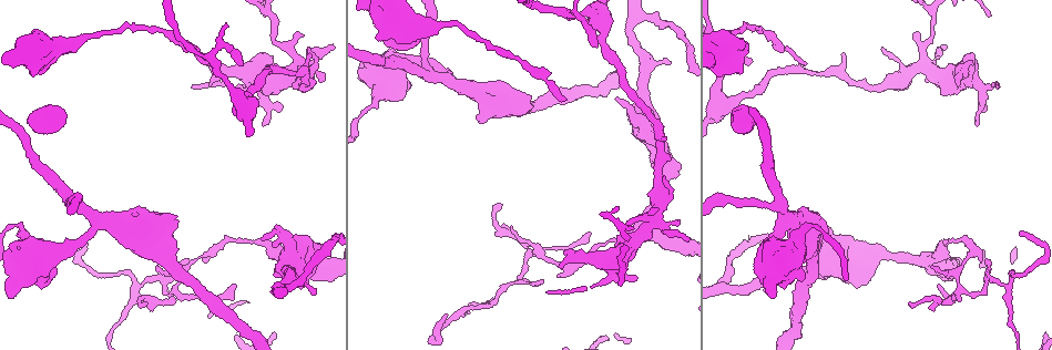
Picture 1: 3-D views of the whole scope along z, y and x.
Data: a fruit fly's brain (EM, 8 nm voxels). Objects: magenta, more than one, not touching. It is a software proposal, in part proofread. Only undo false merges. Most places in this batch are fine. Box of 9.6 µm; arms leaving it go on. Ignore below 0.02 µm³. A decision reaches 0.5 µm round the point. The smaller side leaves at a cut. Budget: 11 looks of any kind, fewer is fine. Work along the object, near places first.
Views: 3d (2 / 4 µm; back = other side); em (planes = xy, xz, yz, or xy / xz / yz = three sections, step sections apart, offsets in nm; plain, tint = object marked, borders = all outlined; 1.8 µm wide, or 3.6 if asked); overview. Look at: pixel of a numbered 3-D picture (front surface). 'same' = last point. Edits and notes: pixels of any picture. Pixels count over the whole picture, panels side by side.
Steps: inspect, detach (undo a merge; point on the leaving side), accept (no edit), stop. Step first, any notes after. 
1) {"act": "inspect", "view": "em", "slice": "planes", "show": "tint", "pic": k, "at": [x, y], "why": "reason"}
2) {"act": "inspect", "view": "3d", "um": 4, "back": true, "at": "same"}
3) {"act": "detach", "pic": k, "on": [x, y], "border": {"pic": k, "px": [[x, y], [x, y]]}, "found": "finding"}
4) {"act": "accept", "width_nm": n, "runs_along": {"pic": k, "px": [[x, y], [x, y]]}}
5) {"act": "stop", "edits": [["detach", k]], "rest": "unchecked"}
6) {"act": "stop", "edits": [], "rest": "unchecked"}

{"act": "inspect", "view": "em", "um": 3.6, "slice": "planes", "show": "tint", "pic": 1, "at": [175, 288], "why": "sharp bend"}

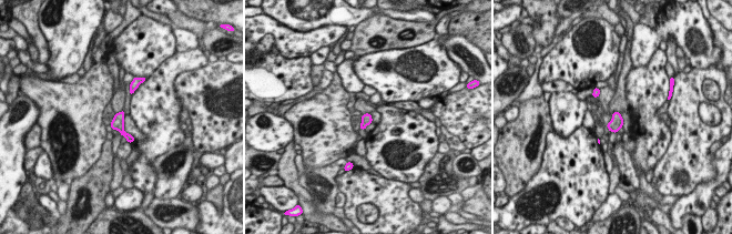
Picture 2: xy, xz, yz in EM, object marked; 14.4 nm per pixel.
{"act": "accept", "found": "all the same cell"}

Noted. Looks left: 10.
{"act": "inspect", "view": "em", "slice": "planes", "show": "tint", "pic": 1, "at": [652, 217]}

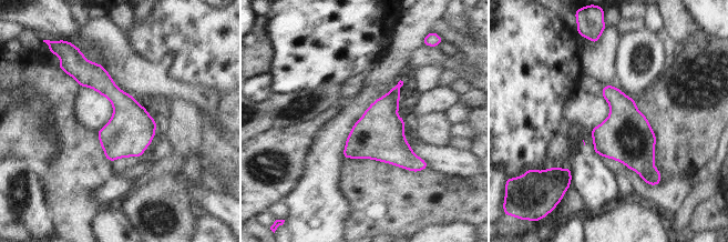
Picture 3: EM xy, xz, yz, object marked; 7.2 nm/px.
{"act": "accept", "found": "one cell here"}

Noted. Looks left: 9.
{"act": "inspect", "view": "em", "slice": "planes", "show": "tint", "pic": 1, "at": [449, 80], "why": "arms part here"}

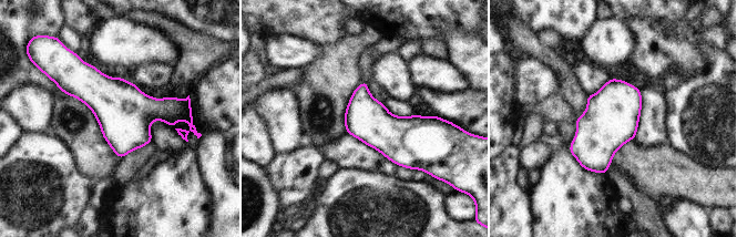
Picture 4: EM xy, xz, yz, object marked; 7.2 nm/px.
{"act": "accept", "found": "one cell here"}

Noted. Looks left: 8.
{"act": "inspect", "view": "em", "slice": "xz", "step": 4, "show": "borders", "pic": 1, "at": [724, 284], "why": "abrupt turn"}

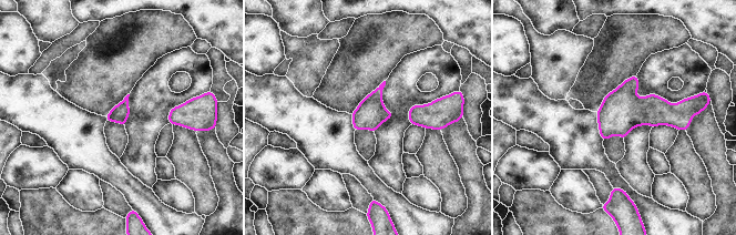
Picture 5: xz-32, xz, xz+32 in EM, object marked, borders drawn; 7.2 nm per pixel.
{"act": "accept", "width_nm": 130, "found": "continuous, no second cell"}

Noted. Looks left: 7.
{"act": "stop", "edits": [], "rest": "unchecked"}

